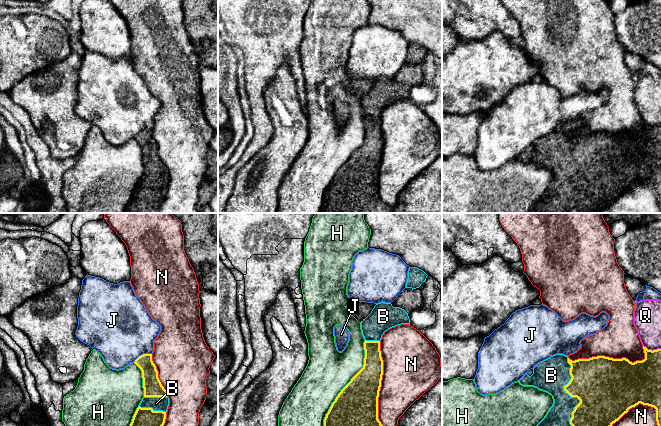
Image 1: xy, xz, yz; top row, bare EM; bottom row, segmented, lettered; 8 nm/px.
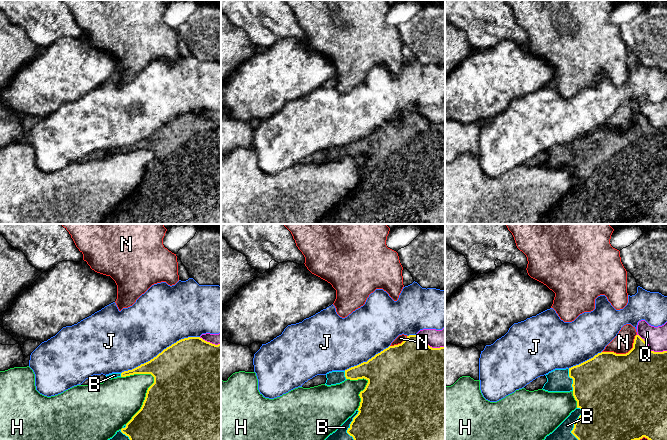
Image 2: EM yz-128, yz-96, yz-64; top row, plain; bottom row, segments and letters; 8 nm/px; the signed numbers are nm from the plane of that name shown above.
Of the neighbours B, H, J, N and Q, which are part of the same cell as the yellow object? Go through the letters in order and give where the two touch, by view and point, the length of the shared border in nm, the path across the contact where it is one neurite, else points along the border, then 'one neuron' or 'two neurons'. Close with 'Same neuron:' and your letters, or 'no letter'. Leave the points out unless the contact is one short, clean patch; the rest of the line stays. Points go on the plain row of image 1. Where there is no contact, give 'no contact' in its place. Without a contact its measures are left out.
B: yz (574, 172) | 650 nm | one neuron
H: xz (343, 164) | 850 nm | two neurons
J: xy (143, 130) | 160 nm | two neurons
N: xz (379, 164) | 750 nm | two neurons
Q: yz (651, 126) | 150 nm | two neurons
Same neuron: B

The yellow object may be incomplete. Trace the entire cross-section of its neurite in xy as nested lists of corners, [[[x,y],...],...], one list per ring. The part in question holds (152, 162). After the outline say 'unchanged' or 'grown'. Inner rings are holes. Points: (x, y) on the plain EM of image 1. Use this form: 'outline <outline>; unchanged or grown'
outline [[[143,130],[134,138],[142,147],[144,174],[137,184],[125,213],[159,213],[169,182],[152,130]]]; grown

